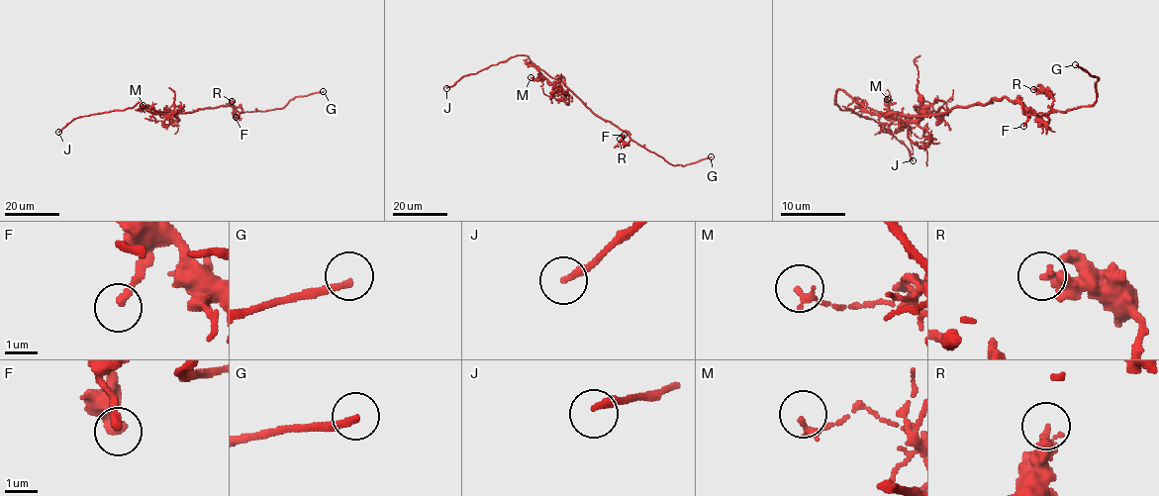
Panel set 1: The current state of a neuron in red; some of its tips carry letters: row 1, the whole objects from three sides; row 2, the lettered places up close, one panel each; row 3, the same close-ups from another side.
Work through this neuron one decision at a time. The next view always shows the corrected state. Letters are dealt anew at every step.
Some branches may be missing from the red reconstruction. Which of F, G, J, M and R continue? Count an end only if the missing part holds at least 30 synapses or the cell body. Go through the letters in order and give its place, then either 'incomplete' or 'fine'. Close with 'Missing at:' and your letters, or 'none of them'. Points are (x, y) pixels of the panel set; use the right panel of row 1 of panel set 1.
F: at (1023, 126); fine
G: at (1075, 64); incomplete
J: at (913, 160); incomplete
M: at (887, 99); fine
R: at (1033, 89); fine
Missing at: G, J

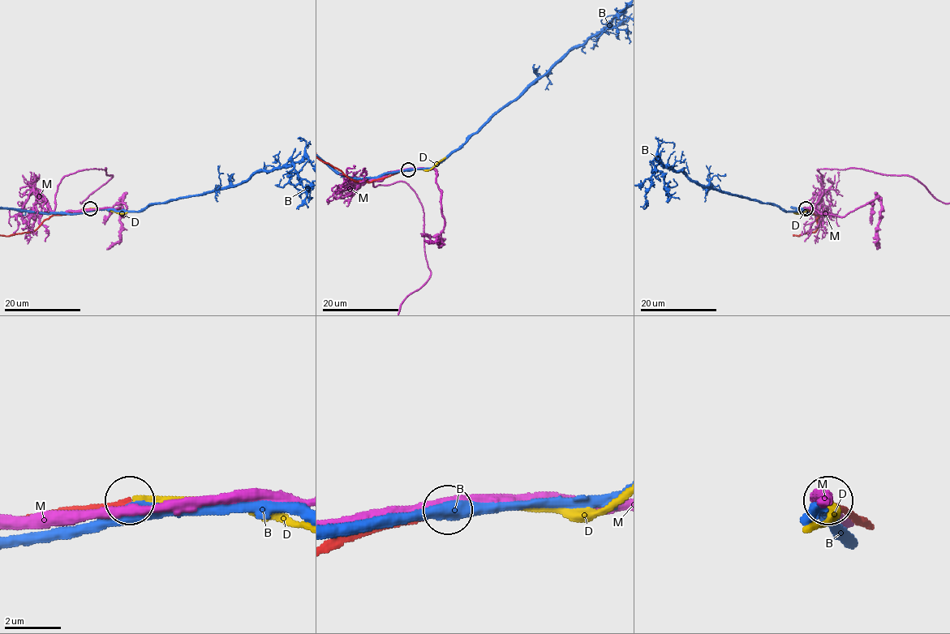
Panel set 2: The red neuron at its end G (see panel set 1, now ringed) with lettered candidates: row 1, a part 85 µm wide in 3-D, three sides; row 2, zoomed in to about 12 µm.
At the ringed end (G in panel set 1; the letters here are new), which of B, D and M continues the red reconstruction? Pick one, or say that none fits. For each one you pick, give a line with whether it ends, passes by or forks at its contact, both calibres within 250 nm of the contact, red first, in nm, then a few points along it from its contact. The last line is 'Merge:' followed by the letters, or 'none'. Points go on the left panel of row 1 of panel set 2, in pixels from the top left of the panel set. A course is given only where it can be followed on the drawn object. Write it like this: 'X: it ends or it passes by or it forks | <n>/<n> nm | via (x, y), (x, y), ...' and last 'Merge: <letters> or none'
D: it ends | 240/200 nm | via (91, 207), (127, 212)
Merge: D

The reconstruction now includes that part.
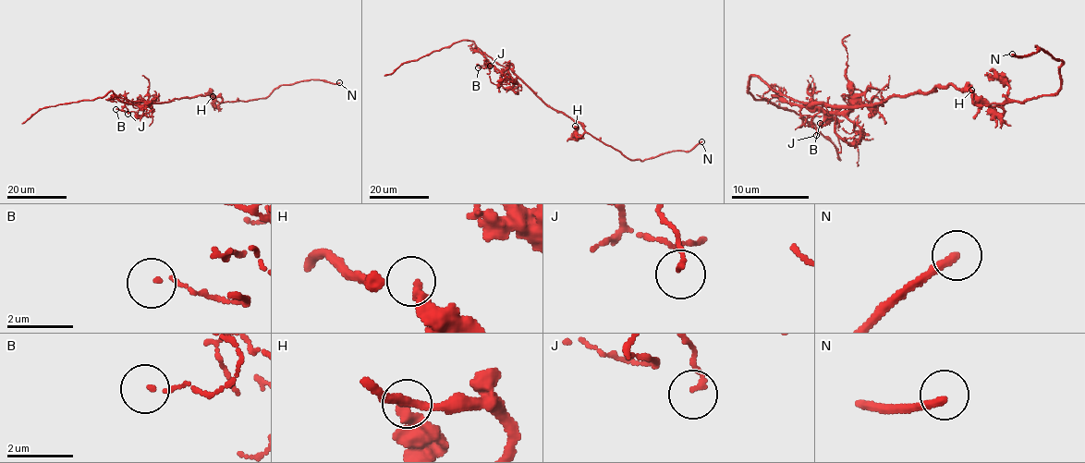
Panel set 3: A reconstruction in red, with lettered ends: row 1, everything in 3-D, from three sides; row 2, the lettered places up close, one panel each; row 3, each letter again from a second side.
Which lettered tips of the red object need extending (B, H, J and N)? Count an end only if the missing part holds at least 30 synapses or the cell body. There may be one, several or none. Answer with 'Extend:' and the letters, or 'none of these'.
Extend: N

